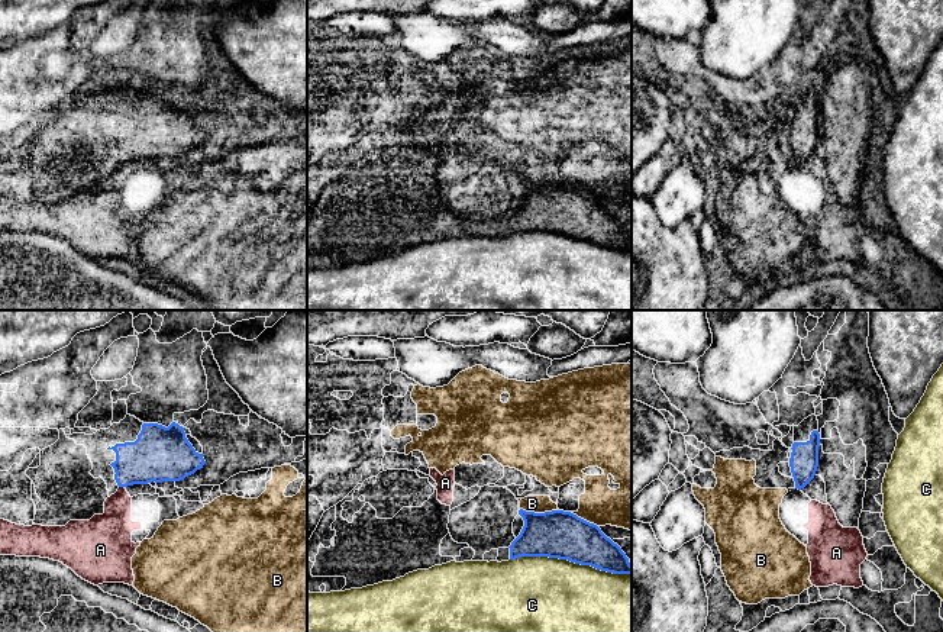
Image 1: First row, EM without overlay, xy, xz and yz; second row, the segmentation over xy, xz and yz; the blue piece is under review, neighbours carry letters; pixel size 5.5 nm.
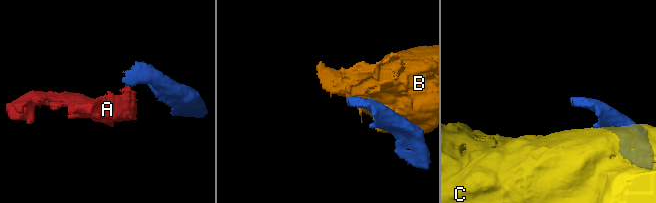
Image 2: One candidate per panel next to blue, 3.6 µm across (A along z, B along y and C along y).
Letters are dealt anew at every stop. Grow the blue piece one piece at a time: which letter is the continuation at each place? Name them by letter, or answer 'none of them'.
none of them

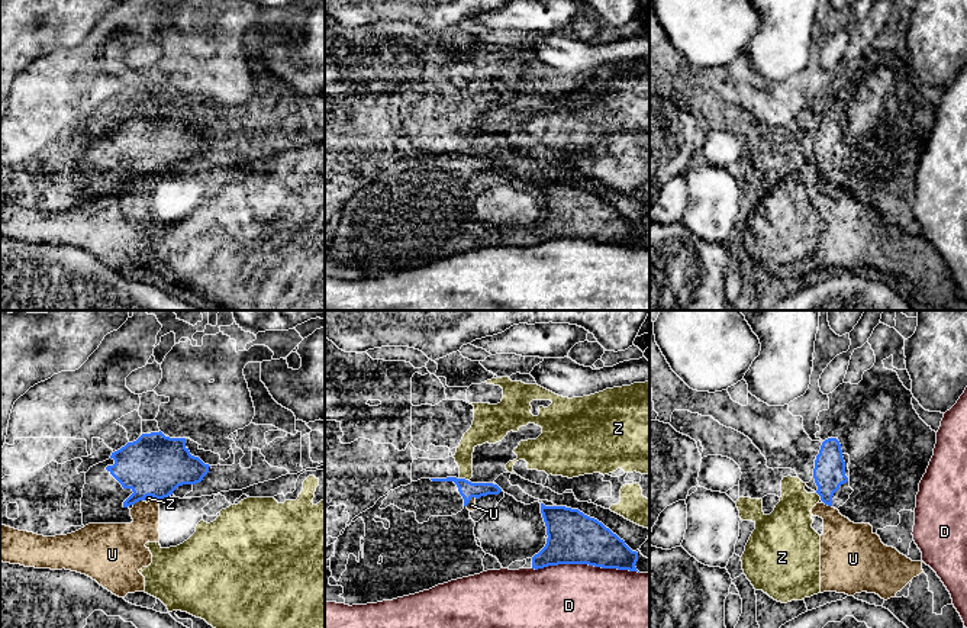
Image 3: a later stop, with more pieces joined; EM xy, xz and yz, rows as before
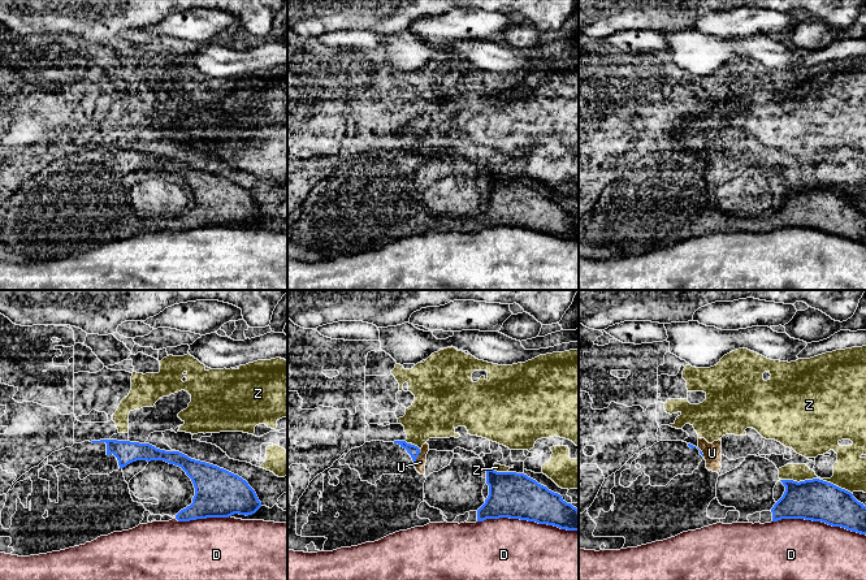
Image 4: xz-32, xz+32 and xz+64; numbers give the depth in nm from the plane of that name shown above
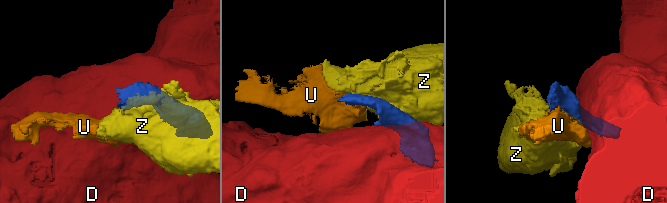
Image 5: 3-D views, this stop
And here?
none of them

